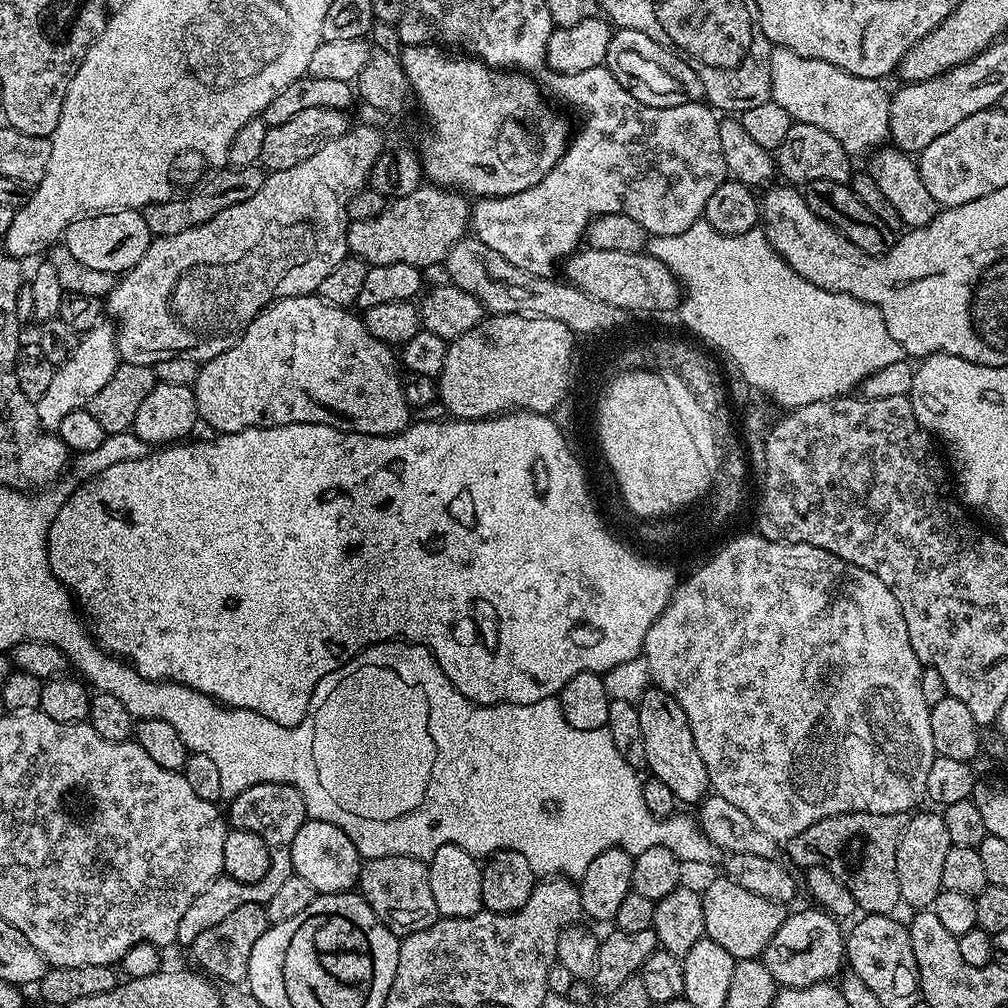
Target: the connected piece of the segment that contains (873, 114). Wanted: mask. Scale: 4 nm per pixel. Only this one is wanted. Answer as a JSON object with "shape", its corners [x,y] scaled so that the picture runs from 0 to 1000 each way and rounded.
{"shape":[[[771,47],[764,54],[764,77],[765,99],[772,101],[786,120],[827,133],[842,155],[852,157],[860,147],[872,148],[882,138],[883,91],[874,80],[851,77],[831,65],[823,65],[823,62],[796,58],[788,50]]]}

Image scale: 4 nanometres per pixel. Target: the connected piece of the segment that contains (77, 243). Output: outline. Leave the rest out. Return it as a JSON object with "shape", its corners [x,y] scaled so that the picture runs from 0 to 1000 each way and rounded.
{"shape":[[[120,206],[118,210],[97,210],[80,214],[63,229],[62,242],[69,248],[69,252],[73,252],[73,256],[77,256],[77,260],[92,268],[122,272],[135,263],[141,252],[145,252],[152,236],[151,229],[145,224],[138,209]]]}

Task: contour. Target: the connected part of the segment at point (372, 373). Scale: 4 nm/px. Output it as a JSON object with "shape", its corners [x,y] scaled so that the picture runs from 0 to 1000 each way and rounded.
{"shape":[[[315,292],[309,294],[280,294],[277,298],[266,303],[254,313],[252,319],[244,323],[244,327],[220,351],[201,358],[197,362],[197,369],[192,380],[194,391],[194,407],[199,418],[202,417],[214,431],[223,429],[235,429],[245,425],[271,425],[272,423],[284,423],[285,421],[326,421],[340,429],[354,429],[364,433],[389,433],[400,425],[406,424],[407,406],[401,394],[401,382],[399,380],[399,365],[395,360],[395,353],[386,342],[381,341],[367,327],[363,327],[360,316],[352,309],[336,306],[327,300],[323,300]]]}

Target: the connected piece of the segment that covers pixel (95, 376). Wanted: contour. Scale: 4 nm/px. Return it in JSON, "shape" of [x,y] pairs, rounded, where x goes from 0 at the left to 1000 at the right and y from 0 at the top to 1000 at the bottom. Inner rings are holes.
{"shape":[[[100,319],[94,321],[88,329],[82,330],[76,336],[73,351],[64,361],[56,365],[54,375],[50,375],[50,384],[40,397],[35,398],[36,409],[40,412],[40,422],[45,427],[59,427],[62,415],[70,411],[72,407],[86,405],[87,401],[113,375],[113,367],[119,360],[119,348],[115,346],[115,327],[110,320]]]}

